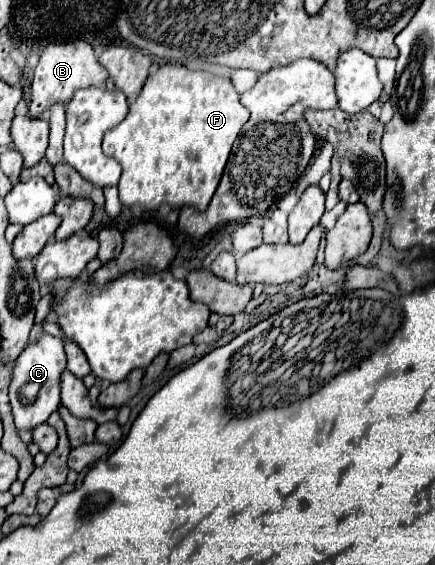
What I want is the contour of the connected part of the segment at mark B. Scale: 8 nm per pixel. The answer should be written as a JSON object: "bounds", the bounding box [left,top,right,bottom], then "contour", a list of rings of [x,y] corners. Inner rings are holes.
{"bounds":[29,40,107,120],"contour":[[[77,40],[77,42],[53,42],[47,46],[39,58],[39,64],[35,66],[35,76],[31,84],[31,106],[29,106],[29,116],[33,120],[45,118],[47,110],[53,104],[67,104],[73,94],[79,88],[103,88],[107,80],[107,70],[97,62],[91,44]]]}

